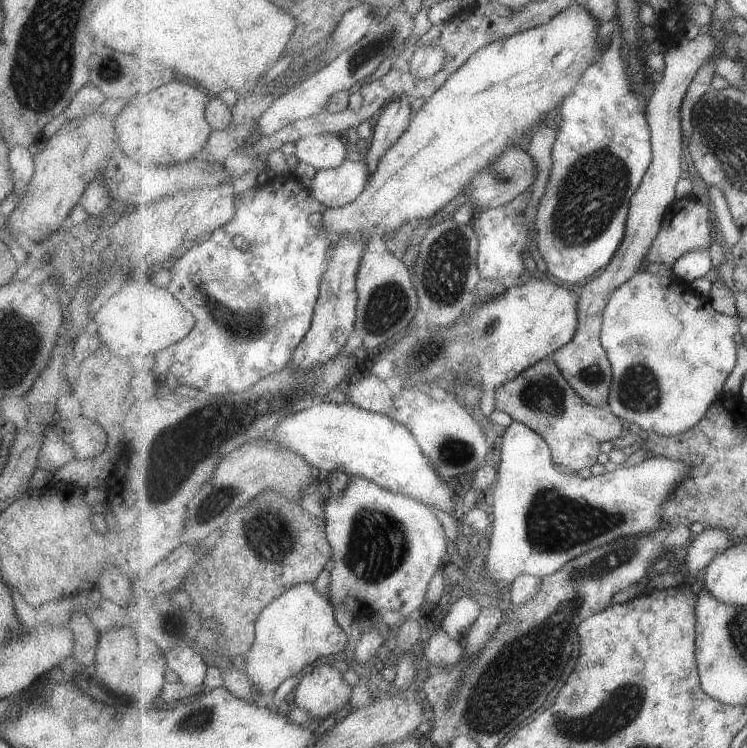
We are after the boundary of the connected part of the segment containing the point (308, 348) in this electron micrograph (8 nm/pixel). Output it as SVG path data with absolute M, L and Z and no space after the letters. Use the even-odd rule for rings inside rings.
M342 236L338 245L329 252L325 271L317 301L314 319L304 341L295 349L289 365L310 369L318 364L325 364L347 349L347 340L356 330L358 290L356 285L358 270L365 255L365 242L355 241Z

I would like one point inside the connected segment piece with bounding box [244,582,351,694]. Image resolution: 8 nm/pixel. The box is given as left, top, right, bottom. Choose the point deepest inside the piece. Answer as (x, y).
(299, 627)

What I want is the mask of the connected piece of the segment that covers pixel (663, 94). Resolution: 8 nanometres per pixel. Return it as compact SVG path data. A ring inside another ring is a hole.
M709 33L703 36L697 35L694 39L681 40L678 45L669 47L665 54L665 66L662 80L659 84L653 86L653 94L649 100L646 114L650 130L652 132L652 149L653 162L645 173L643 182L632 198L630 213L628 216L628 225L624 241L621 243L620 249L616 252L616 256L598 275L590 278L582 288L579 300L579 324L576 335L571 342L562 346L554 352L555 362L560 366L561 372L568 379L569 384L594 407L607 407L613 384L612 362L609 360L608 351L602 345L602 326L604 324L604 312L609 304L613 293L620 286L629 282L638 272L642 270L647 263L647 256L654 245L654 240L660 233L664 218L668 212L668 207L677 201L677 192L675 186L681 180L681 157L683 157L683 132L681 132L682 104L688 88L691 86L693 79L696 78L700 68L707 63L716 52L716 38Z

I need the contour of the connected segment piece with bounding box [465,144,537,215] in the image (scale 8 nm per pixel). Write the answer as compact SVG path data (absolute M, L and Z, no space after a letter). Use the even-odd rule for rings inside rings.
M515 144L509 147L491 166L479 173L473 186L467 192L465 200L471 203L475 215L483 210L506 205L531 188L531 184L535 182L535 174L537 174L535 160L527 154L525 147Z

